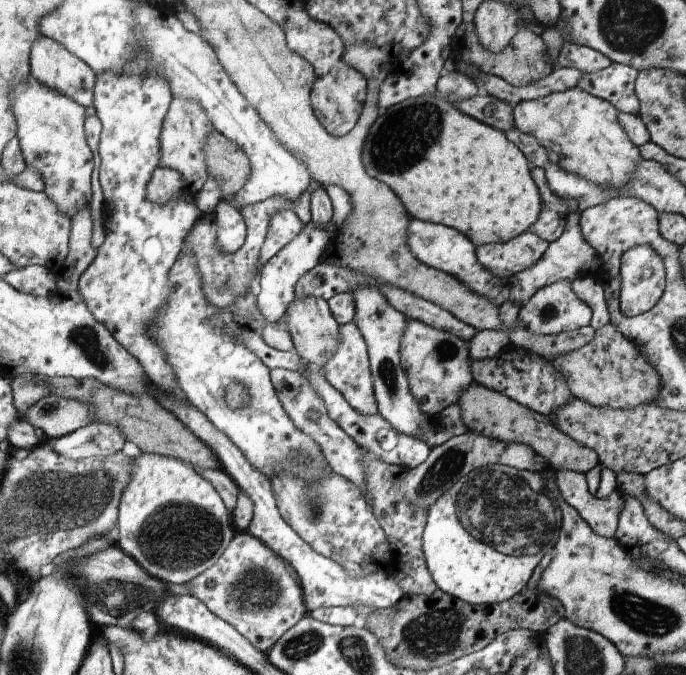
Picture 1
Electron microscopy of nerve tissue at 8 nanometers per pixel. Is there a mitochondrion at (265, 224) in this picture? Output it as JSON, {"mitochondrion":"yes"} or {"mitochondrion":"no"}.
{"mitochondrion":"no"}

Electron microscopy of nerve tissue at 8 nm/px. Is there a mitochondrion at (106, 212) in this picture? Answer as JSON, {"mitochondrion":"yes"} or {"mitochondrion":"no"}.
{"mitochondrion":"no"}

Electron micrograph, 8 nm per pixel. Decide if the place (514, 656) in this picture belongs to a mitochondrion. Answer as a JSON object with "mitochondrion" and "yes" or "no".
{"mitochondrion":"no"}

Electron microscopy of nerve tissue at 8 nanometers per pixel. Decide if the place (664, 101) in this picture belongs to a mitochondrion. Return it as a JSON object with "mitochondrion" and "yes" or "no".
{"mitochondrion":"no"}

